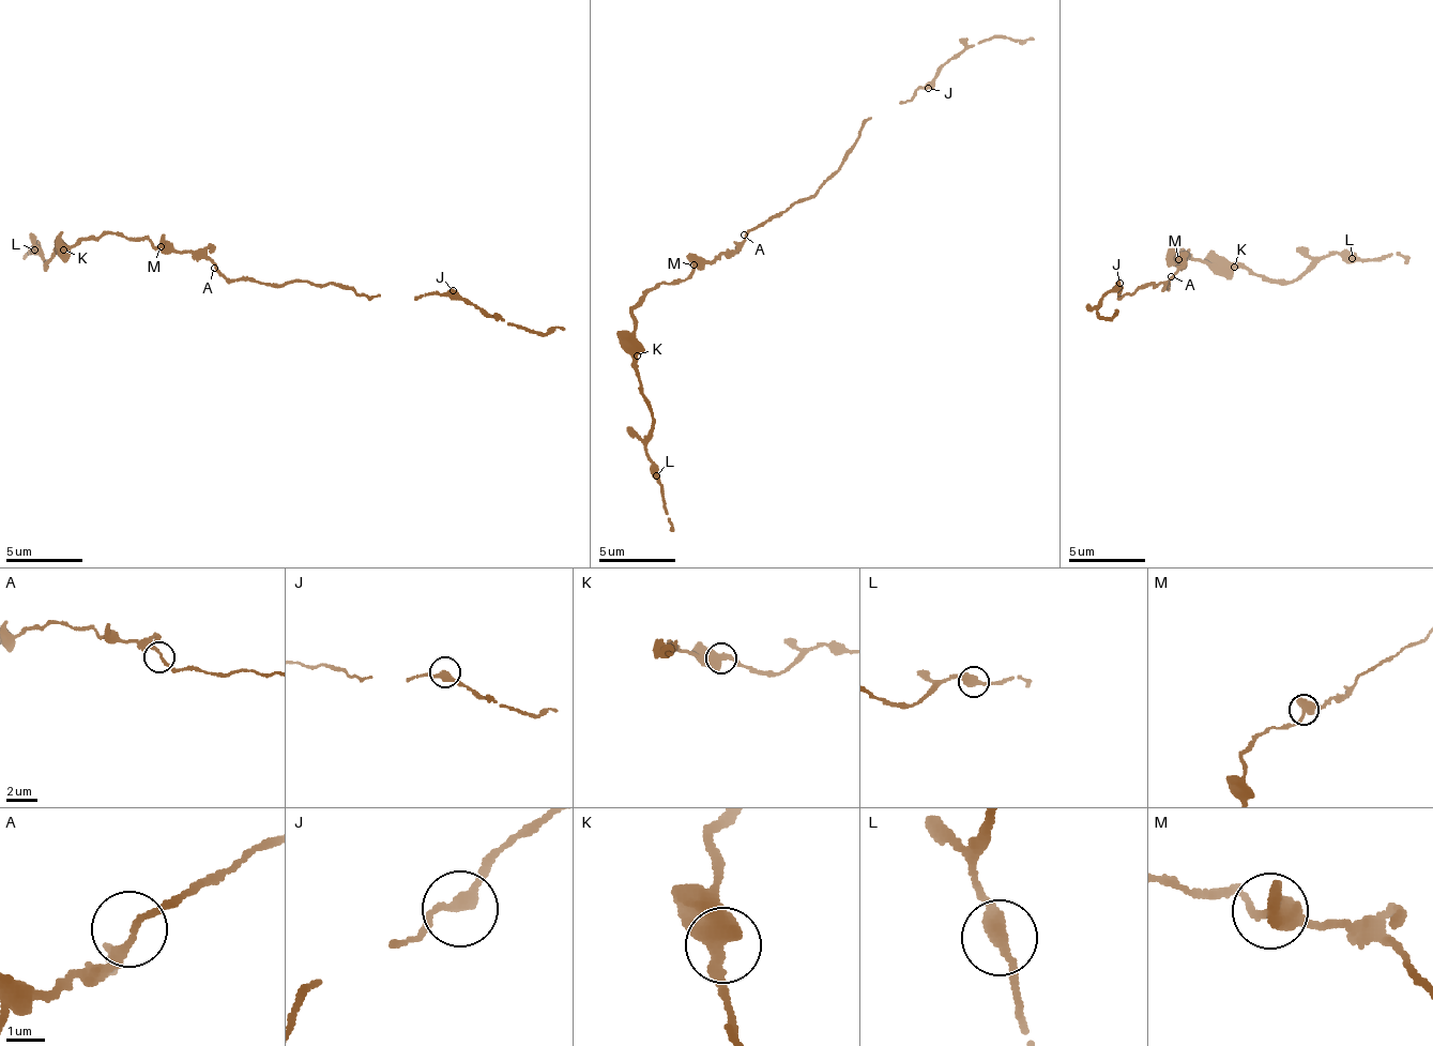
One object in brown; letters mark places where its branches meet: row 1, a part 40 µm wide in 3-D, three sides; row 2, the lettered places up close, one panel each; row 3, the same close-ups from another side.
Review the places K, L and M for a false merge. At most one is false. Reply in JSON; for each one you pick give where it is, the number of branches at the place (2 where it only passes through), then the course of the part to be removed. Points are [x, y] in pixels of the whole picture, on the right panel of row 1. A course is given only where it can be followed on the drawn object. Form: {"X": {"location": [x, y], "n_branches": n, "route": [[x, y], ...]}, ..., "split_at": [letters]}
{"split_at": []}

